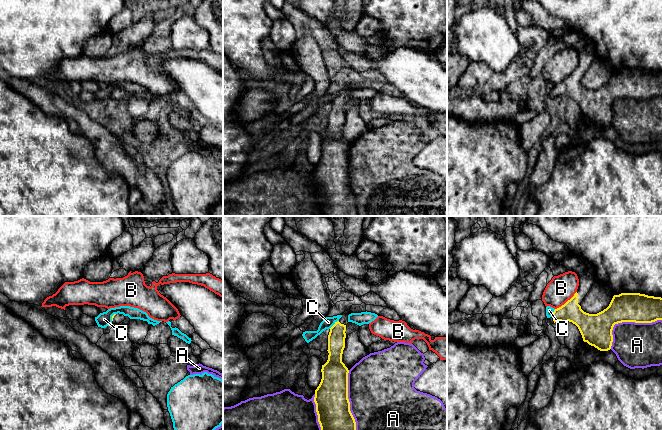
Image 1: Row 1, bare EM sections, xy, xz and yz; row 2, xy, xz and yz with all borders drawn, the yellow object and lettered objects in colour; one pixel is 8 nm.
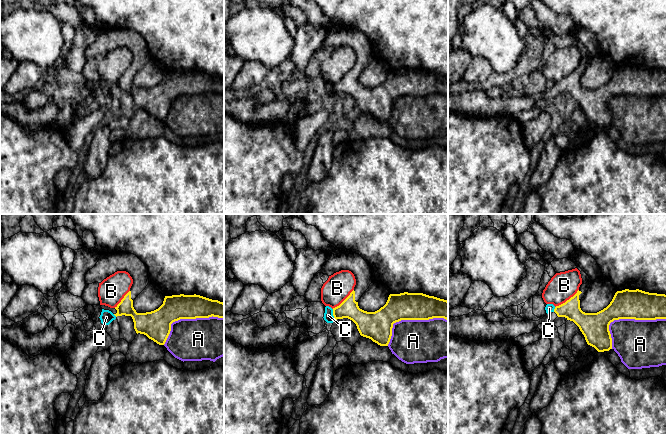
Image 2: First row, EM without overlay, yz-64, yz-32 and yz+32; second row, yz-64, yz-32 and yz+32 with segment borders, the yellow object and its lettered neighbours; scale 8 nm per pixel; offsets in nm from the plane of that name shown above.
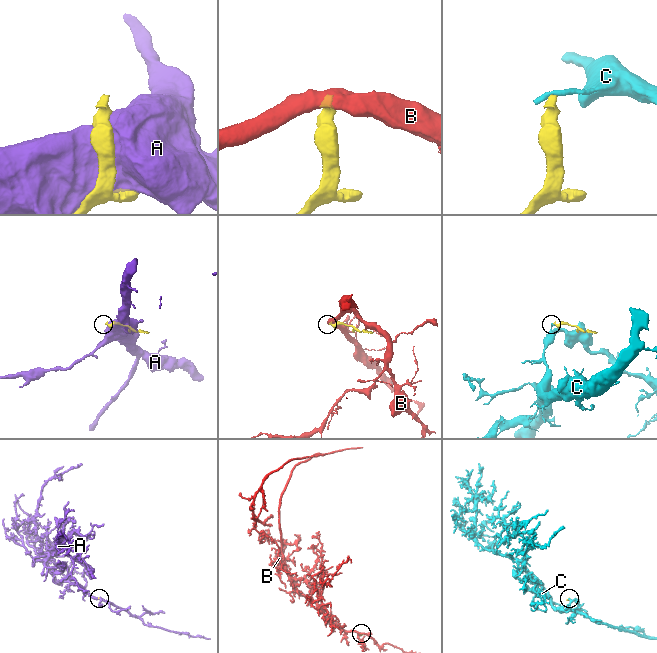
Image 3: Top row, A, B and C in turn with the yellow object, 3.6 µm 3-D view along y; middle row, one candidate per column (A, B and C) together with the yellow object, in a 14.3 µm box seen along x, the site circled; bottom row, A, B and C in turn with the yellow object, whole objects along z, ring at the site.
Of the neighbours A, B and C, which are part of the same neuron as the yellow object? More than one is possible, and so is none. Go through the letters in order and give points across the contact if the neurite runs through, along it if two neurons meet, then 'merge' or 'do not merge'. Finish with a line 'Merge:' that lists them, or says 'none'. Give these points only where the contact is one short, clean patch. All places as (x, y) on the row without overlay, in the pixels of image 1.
A: do not merge
B: border along yz (576, 67), (569, 75), (555, 85); do not merge
C: border along xz (338, 96), (329, 104); do not merge
Merge: none

